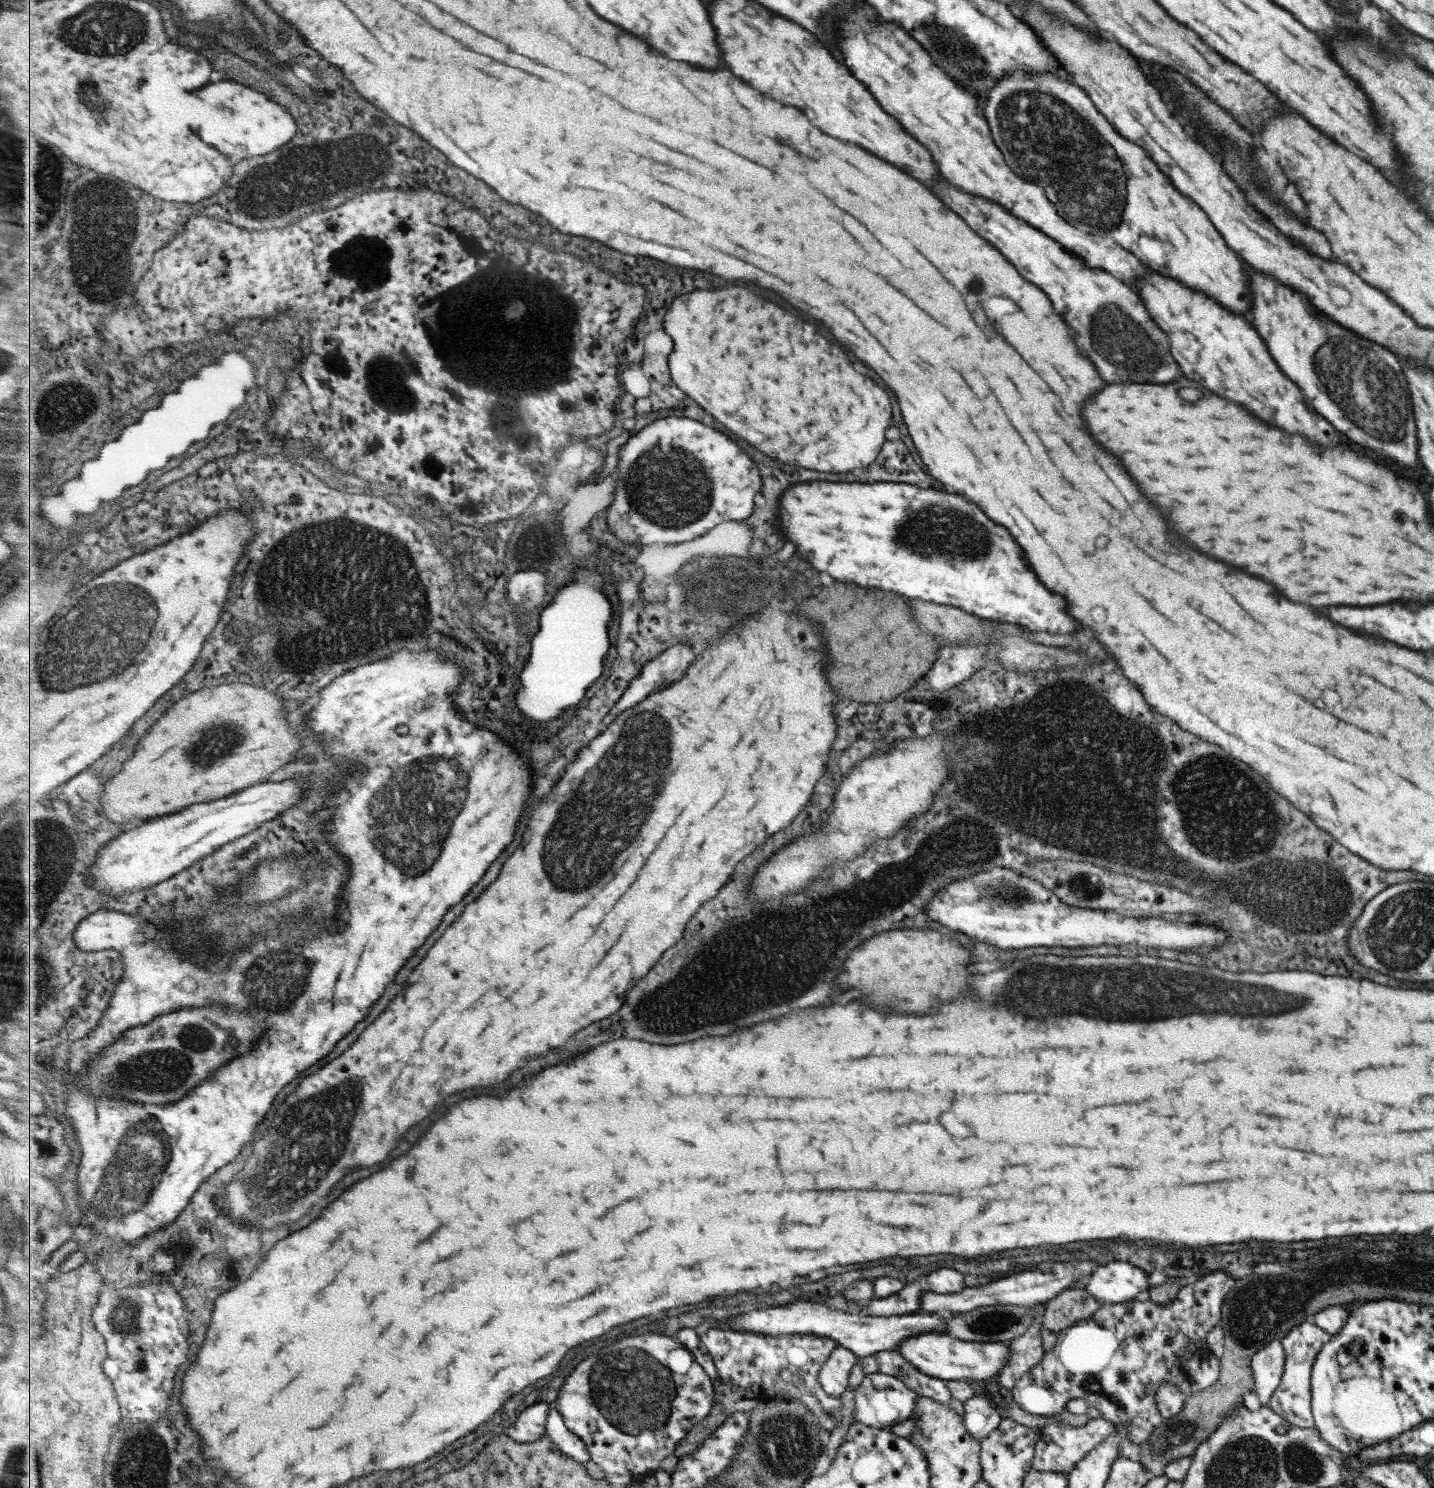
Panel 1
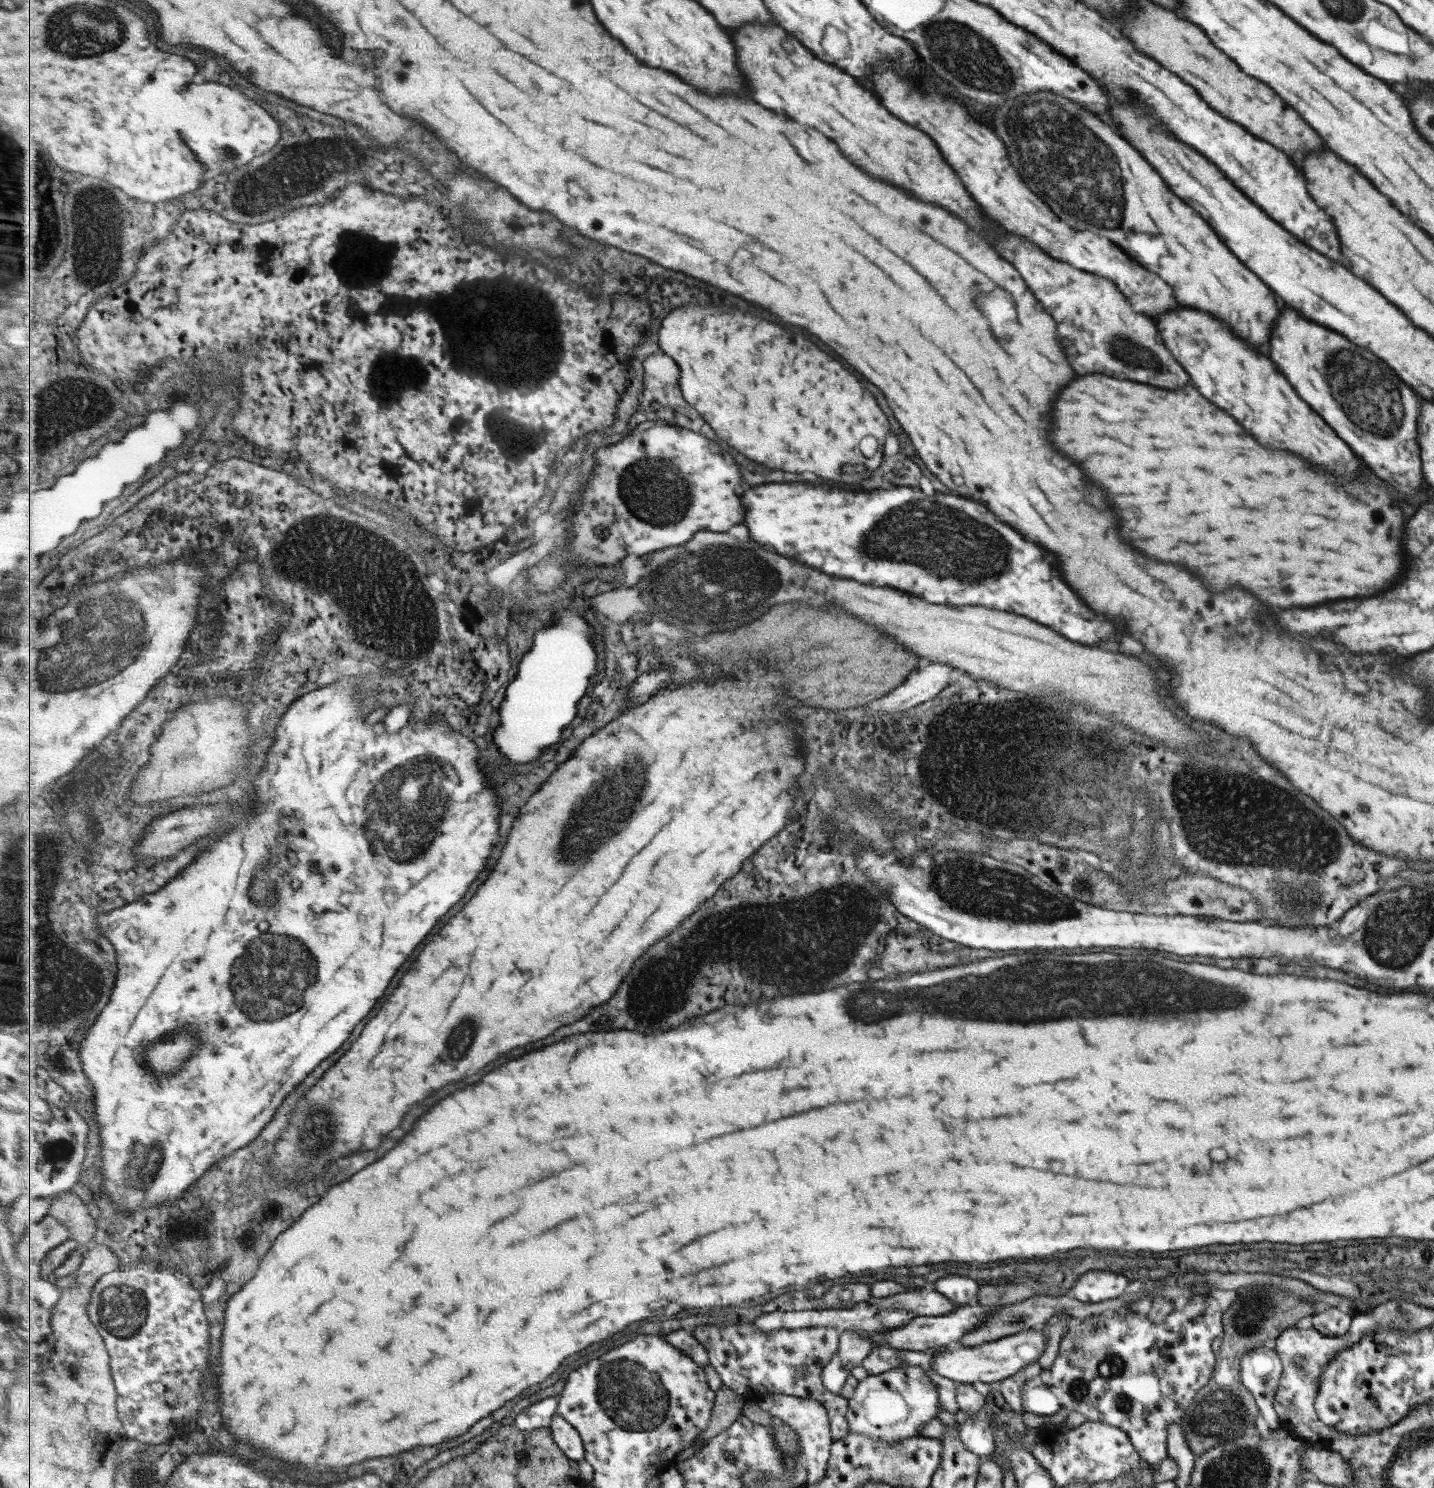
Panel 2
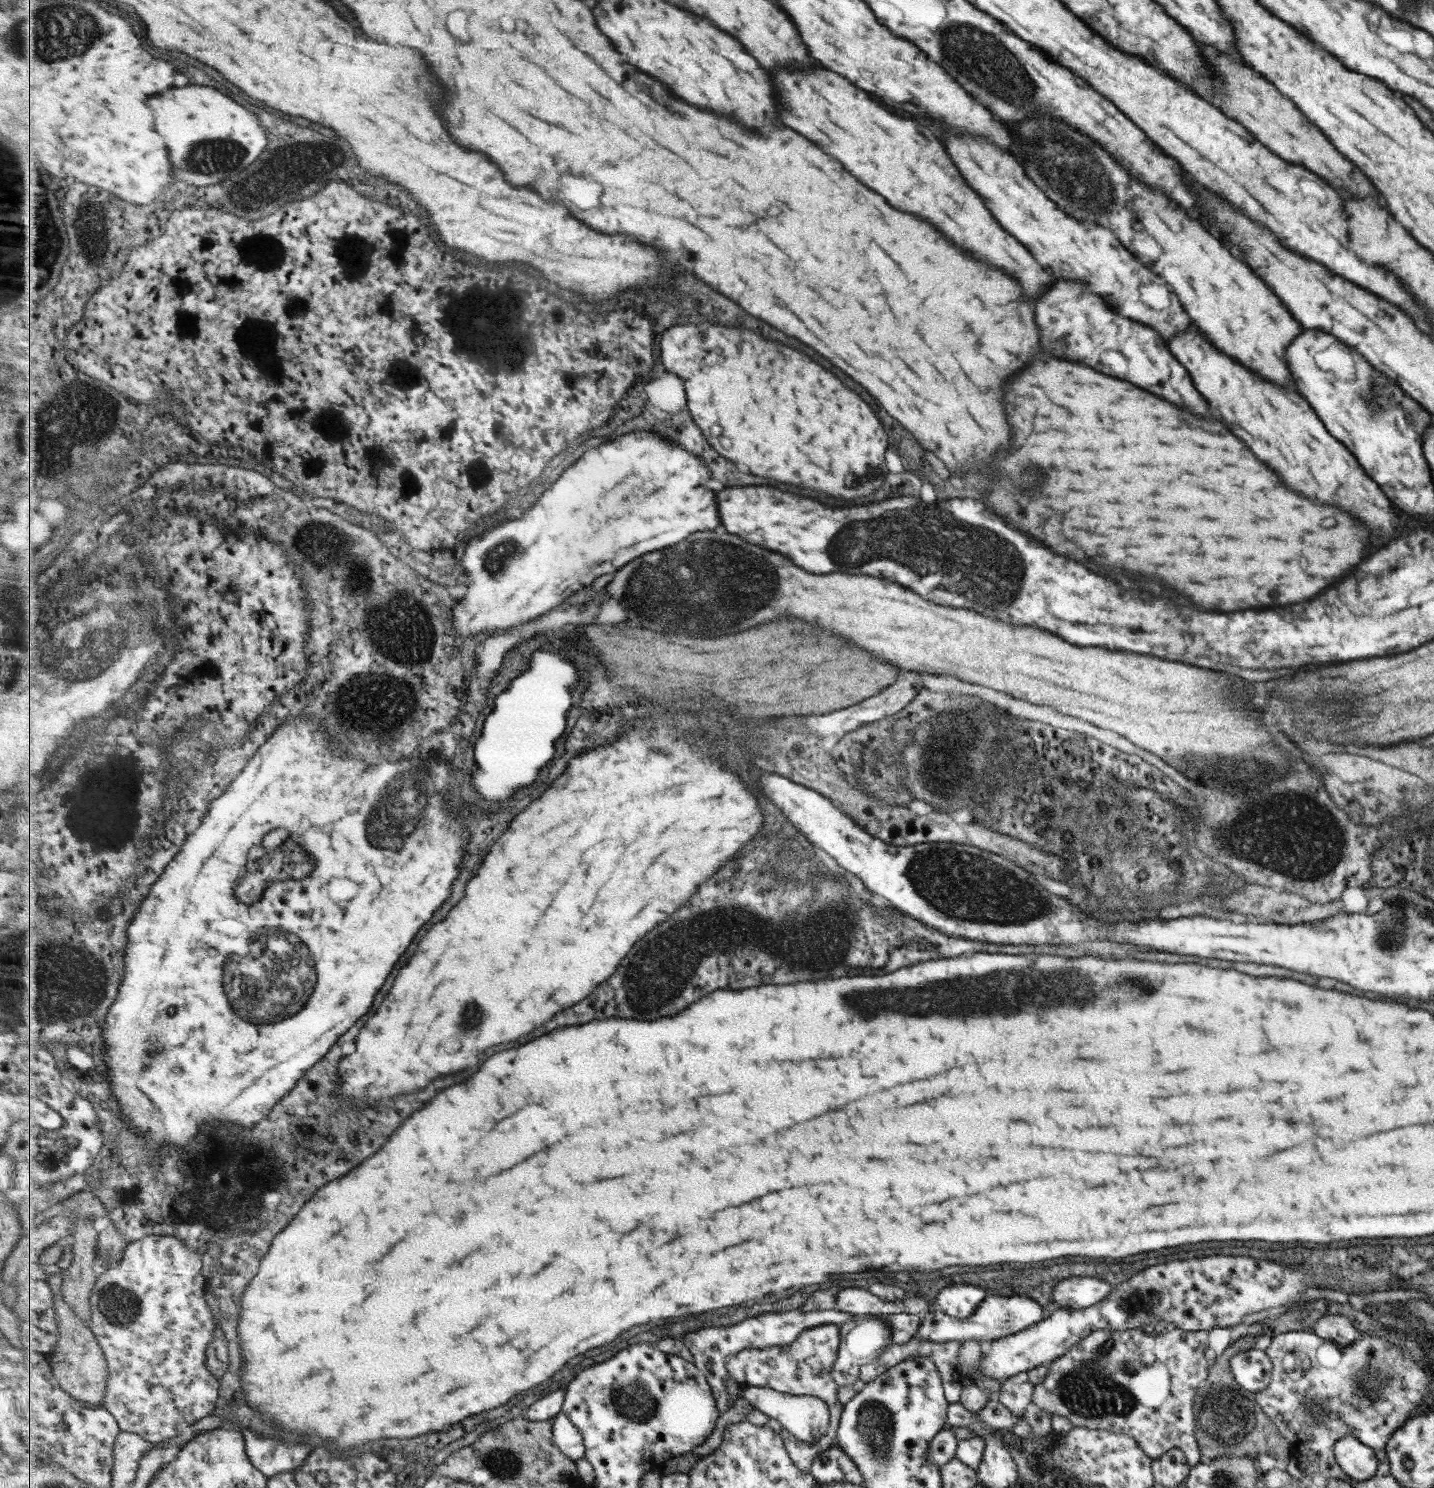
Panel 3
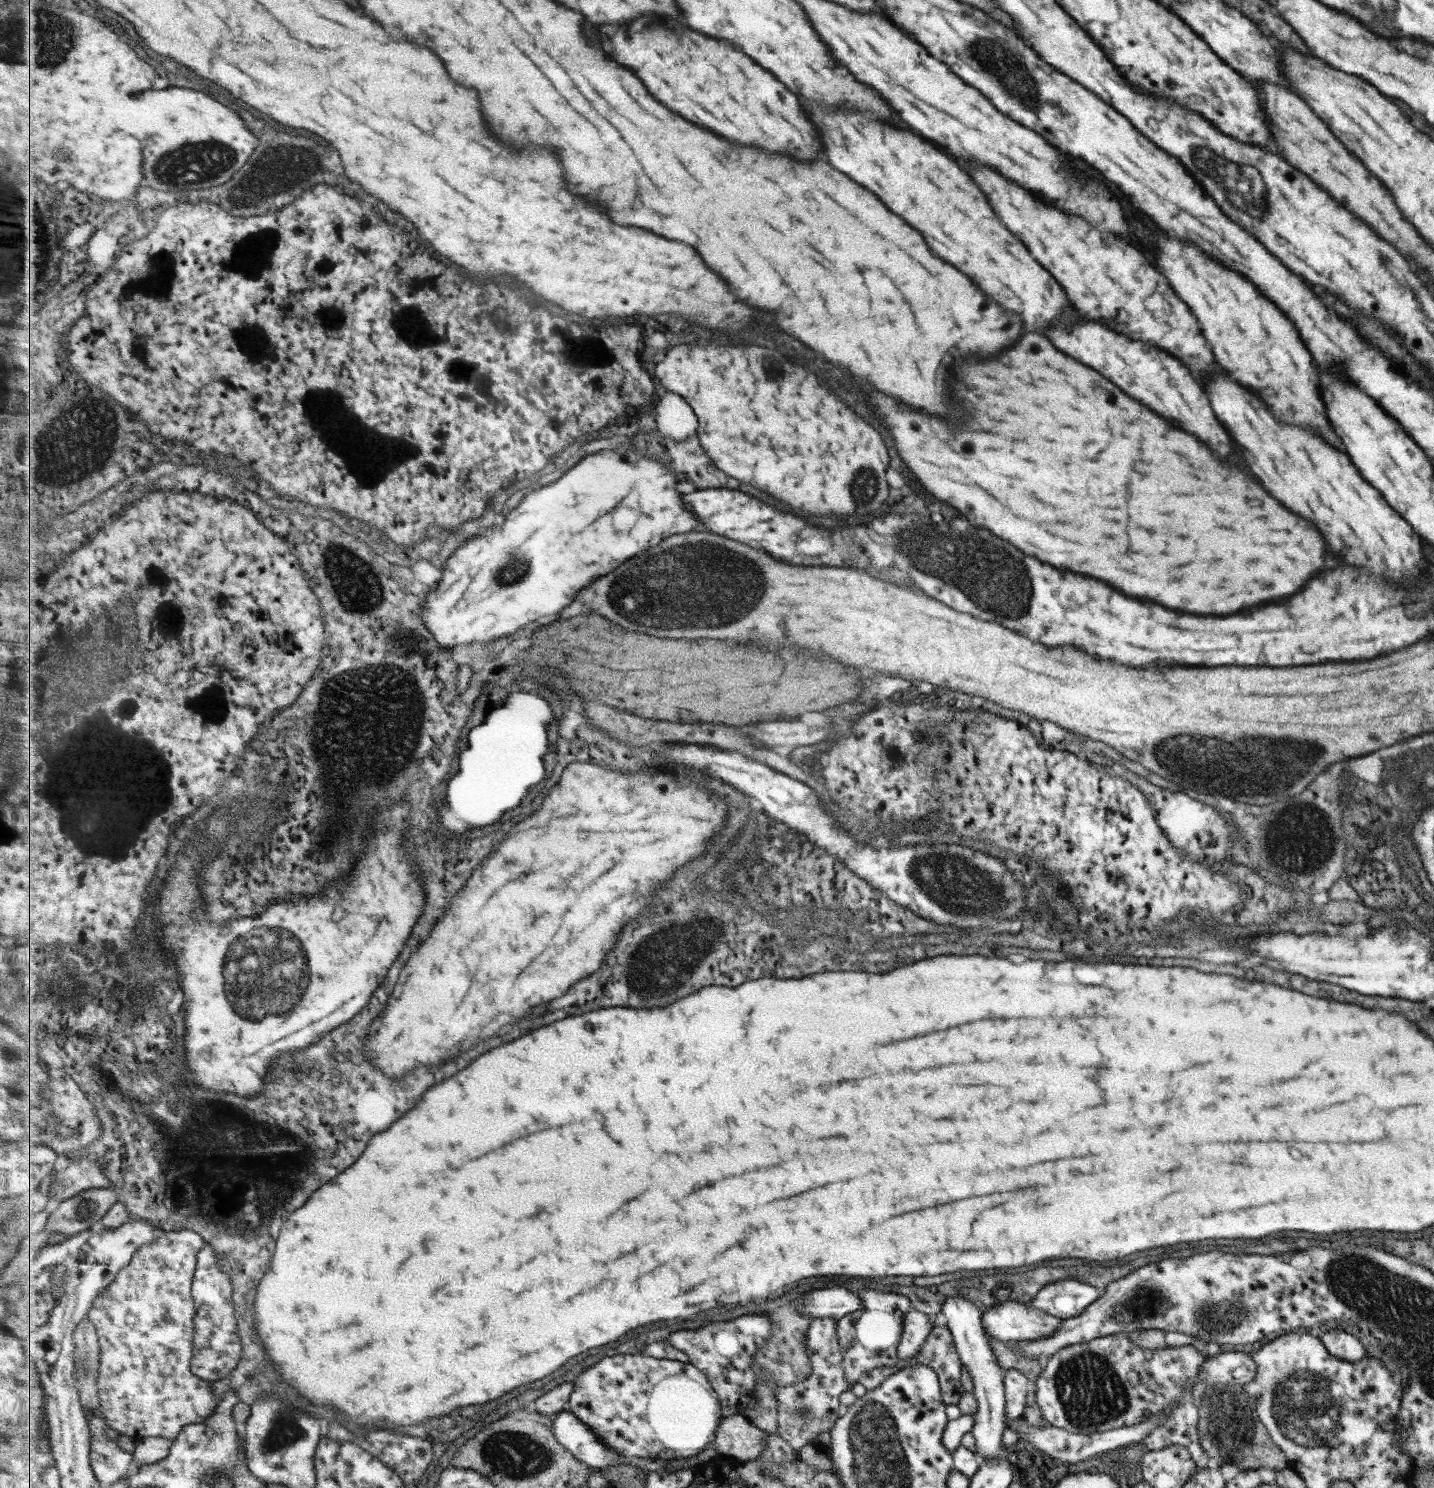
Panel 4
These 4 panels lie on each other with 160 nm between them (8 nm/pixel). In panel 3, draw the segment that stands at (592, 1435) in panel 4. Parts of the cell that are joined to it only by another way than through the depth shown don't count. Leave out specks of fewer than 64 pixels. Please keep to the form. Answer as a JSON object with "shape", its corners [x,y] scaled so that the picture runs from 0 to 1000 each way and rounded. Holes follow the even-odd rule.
{"shape":[[[391,949],[386,953],[386,968],[393,978],[400,981],[409,980],[409,972],[407,965],[401,956]]]}

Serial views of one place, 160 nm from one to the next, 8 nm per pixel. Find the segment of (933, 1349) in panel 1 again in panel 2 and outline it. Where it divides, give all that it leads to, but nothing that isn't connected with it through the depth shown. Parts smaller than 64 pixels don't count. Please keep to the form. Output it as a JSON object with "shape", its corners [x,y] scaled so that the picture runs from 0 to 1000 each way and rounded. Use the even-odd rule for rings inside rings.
{"shape":[[[728,891],[715,892],[712,895],[687,902],[683,905],[671,905],[668,903],[658,905],[658,907],[650,910],[650,920],[658,926],[661,926],[666,929],[673,929],[682,932],[695,931],[700,926],[713,921],[714,918],[722,915],[728,909],[729,905],[729,897]]]}

